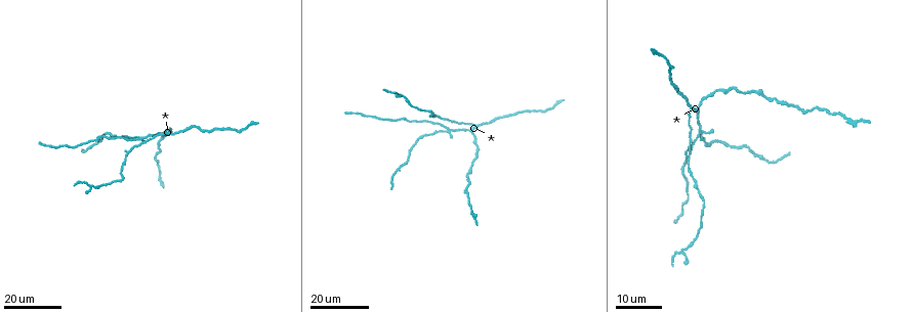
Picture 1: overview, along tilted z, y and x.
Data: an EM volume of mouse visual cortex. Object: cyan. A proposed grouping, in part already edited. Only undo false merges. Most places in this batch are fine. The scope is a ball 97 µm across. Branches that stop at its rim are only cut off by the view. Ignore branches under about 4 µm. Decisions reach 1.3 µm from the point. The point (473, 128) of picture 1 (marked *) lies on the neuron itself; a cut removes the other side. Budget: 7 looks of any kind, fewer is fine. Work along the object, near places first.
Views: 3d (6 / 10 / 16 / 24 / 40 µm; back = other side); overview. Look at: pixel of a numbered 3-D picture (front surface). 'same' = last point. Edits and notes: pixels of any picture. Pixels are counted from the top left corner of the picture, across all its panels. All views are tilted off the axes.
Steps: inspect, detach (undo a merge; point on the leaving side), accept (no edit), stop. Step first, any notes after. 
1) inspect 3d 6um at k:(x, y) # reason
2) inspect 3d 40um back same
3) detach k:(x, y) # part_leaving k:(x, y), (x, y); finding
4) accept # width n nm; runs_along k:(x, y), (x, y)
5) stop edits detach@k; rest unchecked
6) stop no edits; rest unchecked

inspect 3d 24um at 1:(123, 165) # thin neck

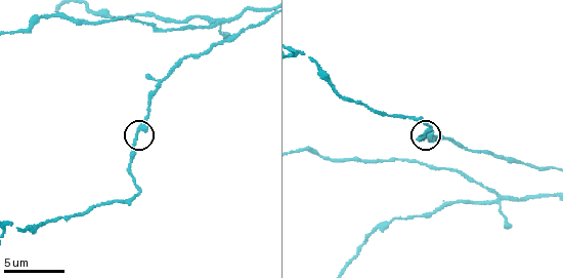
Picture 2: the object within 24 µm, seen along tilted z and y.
inspect 3d 10um at 2:(136, 135)

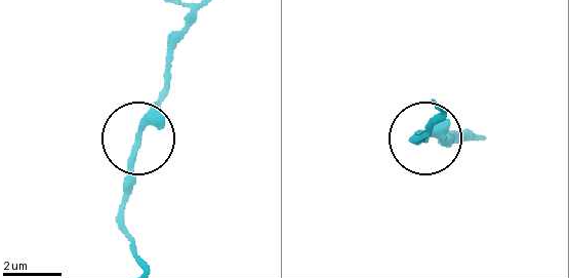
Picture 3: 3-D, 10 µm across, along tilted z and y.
accept # width 220 nm; one neuron here

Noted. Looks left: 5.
inspect 3d 10um at 2:(447, 137) # side arm on a straight run

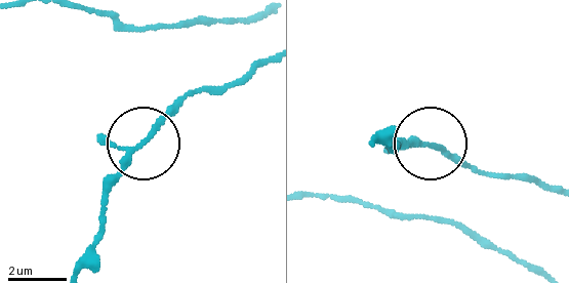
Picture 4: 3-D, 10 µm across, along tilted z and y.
inspect 3d 6um at 4:(430, 144)

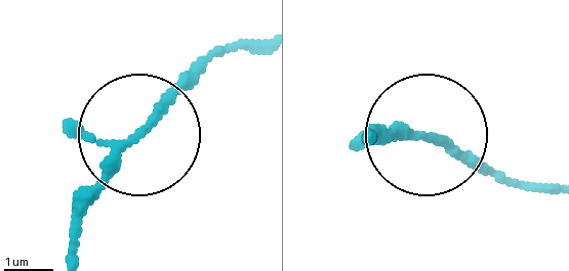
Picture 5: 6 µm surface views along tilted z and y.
accept # width 140 nm; runs_along 5:(261, 36), (225, 46), (127, 144), (80, 223); all the same neuron

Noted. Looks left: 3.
inspect 3d 24um at 1:(476, 153) # calibre changes

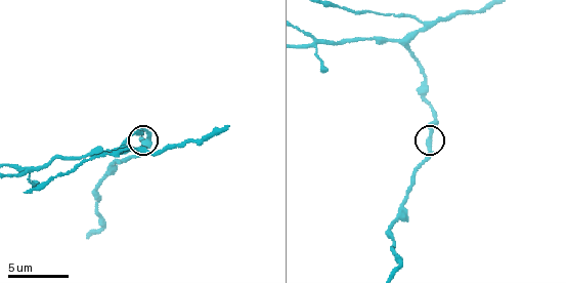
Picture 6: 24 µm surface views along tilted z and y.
inspect 3d 6um at 6:(427, 140) # zoom in

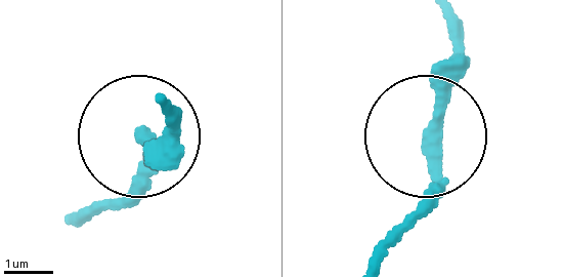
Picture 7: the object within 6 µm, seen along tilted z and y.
accept # runs_along 7:(446, 16), (459, 72), (424, 141), (432, 196), (414, 227); continuous, no second neuron

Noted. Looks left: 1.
inspect 3d 10um at 6:(29, 171)

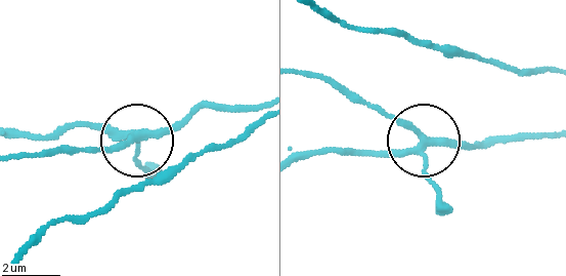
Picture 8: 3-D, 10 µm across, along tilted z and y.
accept # arms 4; runs_along 8:(550, 136), (434, 138), (404, 150), (355, 152); one neuron here

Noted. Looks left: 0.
stop no edits; rest unchecked

